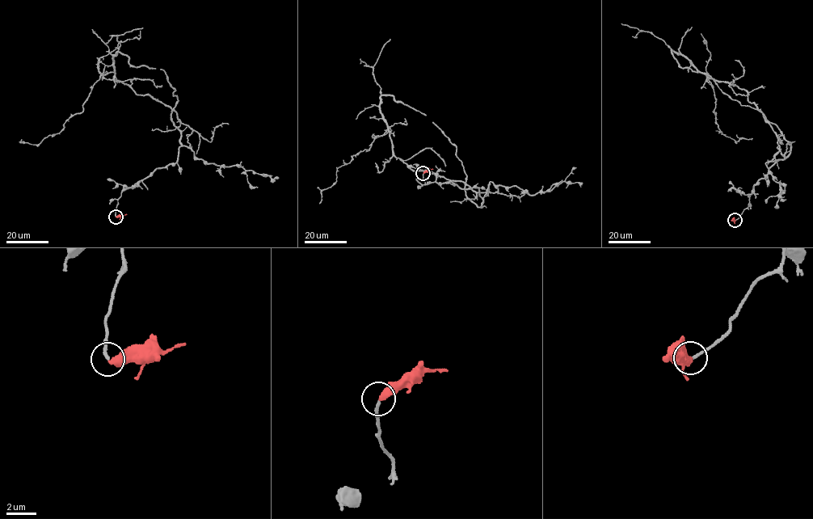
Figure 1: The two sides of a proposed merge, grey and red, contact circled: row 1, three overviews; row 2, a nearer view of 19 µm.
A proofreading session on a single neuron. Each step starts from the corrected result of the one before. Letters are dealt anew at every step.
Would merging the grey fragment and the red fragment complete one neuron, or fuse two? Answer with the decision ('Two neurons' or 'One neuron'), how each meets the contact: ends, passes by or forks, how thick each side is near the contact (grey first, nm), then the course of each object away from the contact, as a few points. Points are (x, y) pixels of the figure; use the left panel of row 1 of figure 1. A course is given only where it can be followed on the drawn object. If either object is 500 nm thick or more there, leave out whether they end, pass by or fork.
One neuron. At the ring grey ends. At the ring red ends. Thickness 180 nm (grey) against 440 nm. Course of grey: (115, 217), (121, 192), (176, 162), (181, 137), (173, 109), (110, 72), (58, 133), (38, 144), (19, 141). Course of red: (115, 217), (127, 214)

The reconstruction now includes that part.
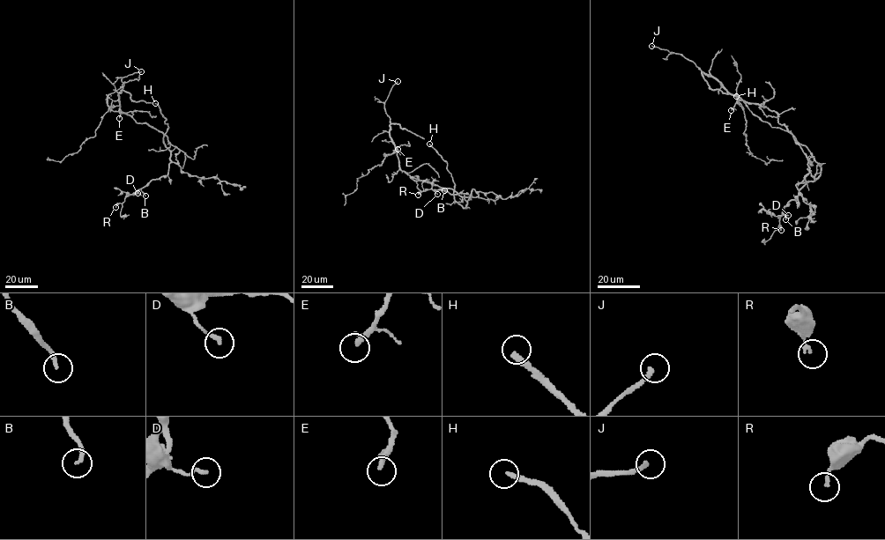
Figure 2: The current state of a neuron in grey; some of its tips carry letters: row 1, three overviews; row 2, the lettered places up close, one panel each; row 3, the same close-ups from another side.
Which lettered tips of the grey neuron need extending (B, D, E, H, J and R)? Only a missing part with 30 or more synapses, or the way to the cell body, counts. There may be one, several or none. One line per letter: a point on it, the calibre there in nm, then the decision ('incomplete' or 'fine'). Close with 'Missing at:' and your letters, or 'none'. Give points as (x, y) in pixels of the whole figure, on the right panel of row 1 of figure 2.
B: (785, 219) | 200 nm | incomplete
D: (788, 215) | 190 nm | fine
E: (731, 110) | 260 nm | incomplete
H: (736, 96) | 260 nm | fine
J: (651, 46) | 200 nm | incomplete
R: (781, 230) | 160 nm | fine
Missing at: B, E, J

